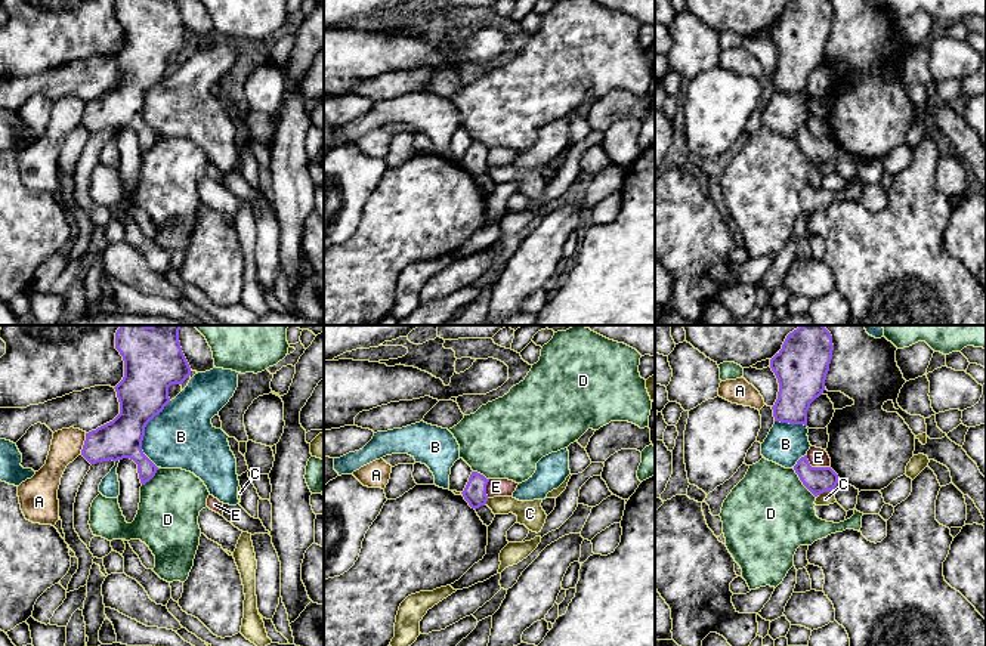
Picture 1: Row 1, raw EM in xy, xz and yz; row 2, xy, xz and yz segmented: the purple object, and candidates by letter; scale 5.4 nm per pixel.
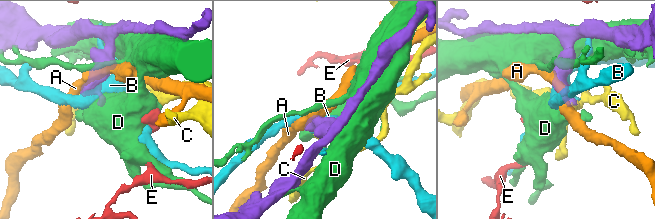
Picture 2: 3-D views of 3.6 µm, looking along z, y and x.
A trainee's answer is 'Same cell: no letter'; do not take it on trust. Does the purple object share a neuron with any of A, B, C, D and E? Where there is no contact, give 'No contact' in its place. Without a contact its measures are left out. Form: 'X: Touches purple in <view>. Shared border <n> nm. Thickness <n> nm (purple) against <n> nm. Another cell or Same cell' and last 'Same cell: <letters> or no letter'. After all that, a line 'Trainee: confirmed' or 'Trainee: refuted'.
A: Touches purple in xy. Shared border 120 nm. Thickness 220 nm (purple) against 170 nm. Another cell
B: Touches purple in xy. Shared border 380 nm. Thickness 280 nm (purple) against 360 nm. Another cell
C: Touches purple in yz. Shared border 90 nm. Thickness 140 nm (purple) against 70 nm. Another cell
D: Touches purple in yz. Shared border 200 nm. Thickness 140 nm (purple) against 480 nm. Another cell
E: Touches purple in yz. Shared border 150 nm. Thickness 140 nm (purple) against 110 nm. Another cell
Same cell: no letter
Trainee: confirmed

